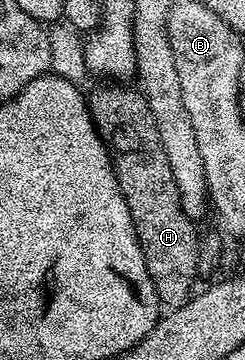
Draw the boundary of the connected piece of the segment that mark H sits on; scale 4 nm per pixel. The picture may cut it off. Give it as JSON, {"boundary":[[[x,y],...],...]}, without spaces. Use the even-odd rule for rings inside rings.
{"boundary":[[[102,83],[88,97],[90,117],[99,133],[119,133],[126,150],[113,158],[114,174],[120,183],[124,203],[128,203],[128,215],[132,215],[132,227],[152,279],[159,302],[167,310],[178,309],[190,300],[195,292],[194,281],[199,280],[197,259],[200,233],[195,222],[184,215],[180,207],[180,191],[172,179],[172,169],[158,142],[154,120],[145,97],[137,88],[129,89],[126,83]]]}

